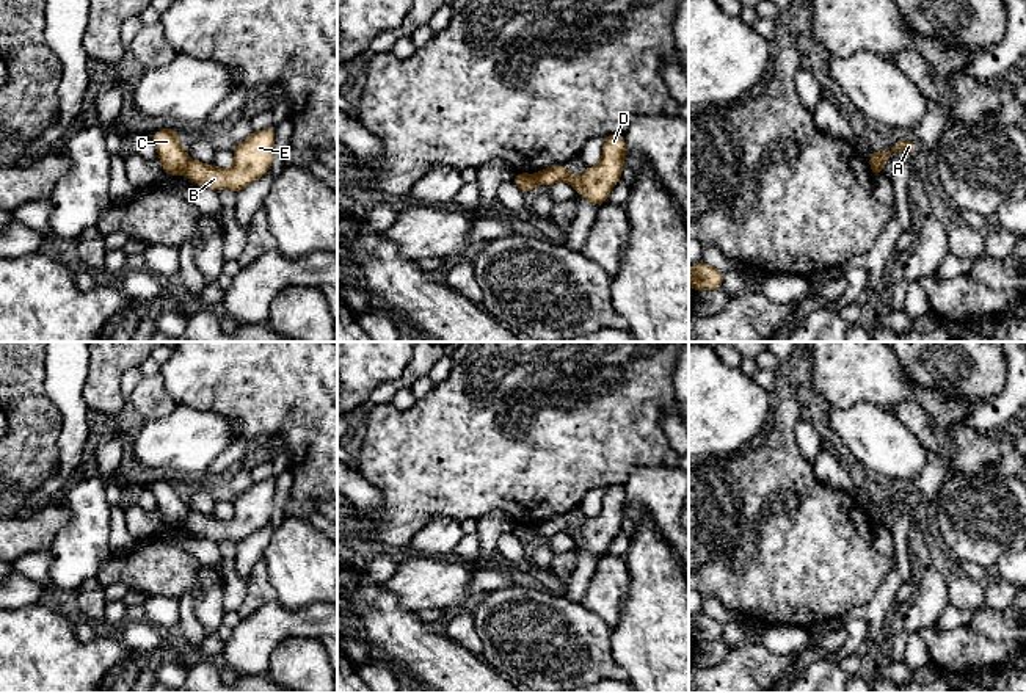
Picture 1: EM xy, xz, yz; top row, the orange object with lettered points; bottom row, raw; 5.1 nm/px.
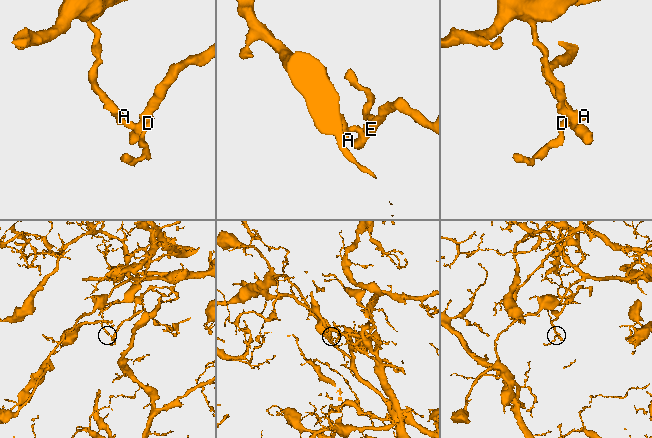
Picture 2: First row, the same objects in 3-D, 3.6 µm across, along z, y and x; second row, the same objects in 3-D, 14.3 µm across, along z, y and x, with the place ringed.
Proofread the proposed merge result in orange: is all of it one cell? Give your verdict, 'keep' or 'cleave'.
cleave

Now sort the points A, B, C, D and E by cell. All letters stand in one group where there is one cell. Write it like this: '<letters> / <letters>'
A C / B D E

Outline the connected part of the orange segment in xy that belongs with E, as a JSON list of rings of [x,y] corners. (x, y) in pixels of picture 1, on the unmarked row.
[[[275,480],[254,481],[243,494],[235,495],[232,503],[234,516],[229,521],[190,511],[184,527],[215,542],[232,541],[235,546],[240,544],[270,522],[275,508]]]

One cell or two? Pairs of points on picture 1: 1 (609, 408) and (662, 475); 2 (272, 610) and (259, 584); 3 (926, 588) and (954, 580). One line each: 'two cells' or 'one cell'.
1: two cells
2: two cells
3: two cells

